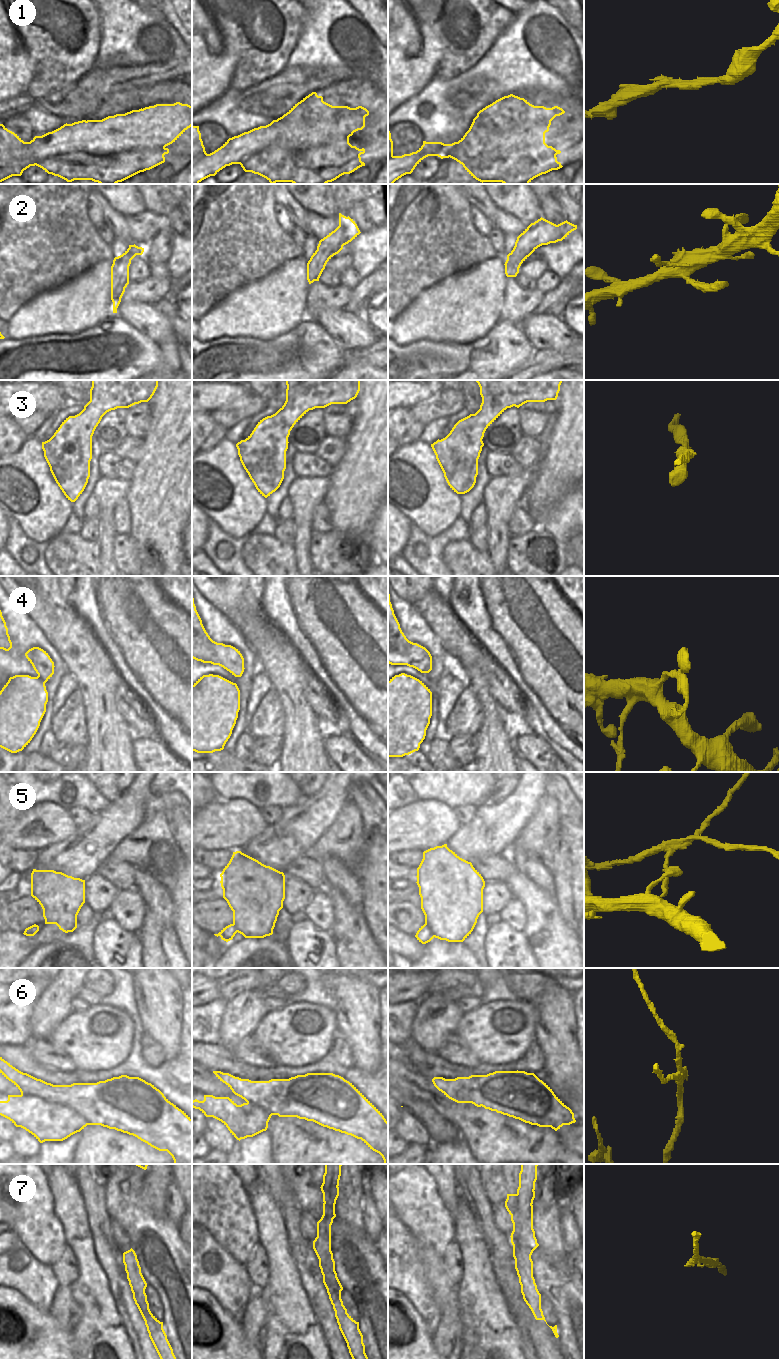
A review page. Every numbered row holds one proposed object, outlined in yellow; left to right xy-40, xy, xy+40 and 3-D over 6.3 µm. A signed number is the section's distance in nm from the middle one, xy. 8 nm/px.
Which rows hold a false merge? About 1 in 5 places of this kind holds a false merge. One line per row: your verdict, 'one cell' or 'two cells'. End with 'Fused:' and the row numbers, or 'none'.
1: one cell
2: one cell
3: one cell
4: one cell
5: two cells
6: two cells
7: one cell
Fused: 5, 6

